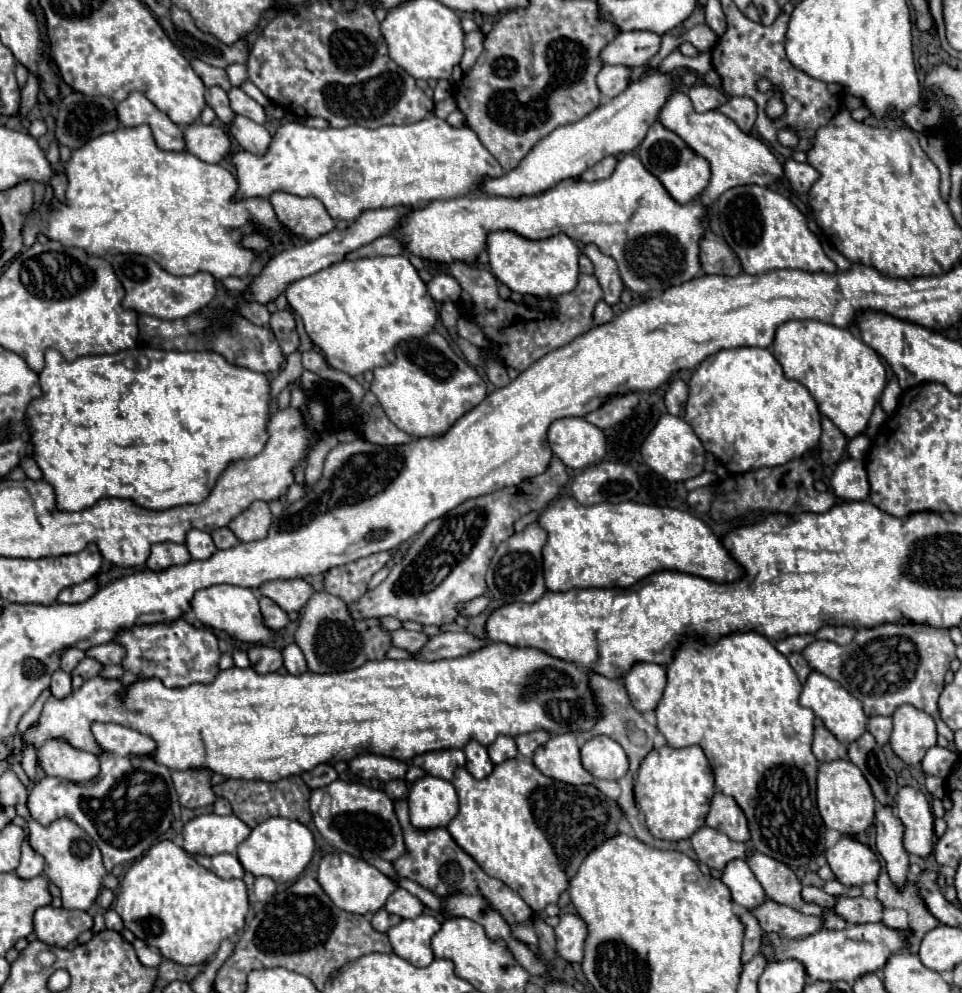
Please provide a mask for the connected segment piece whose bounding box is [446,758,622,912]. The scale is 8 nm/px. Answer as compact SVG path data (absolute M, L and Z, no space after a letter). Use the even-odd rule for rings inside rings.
M516 758L502 762L494 766L492 774L484 780L476 780L466 768L458 768L452 784L460 800L460 810L446 830L488 876L494 876L516 890L534 912L544 912L548 904L558 902L560 892L568 888L570 878L576 874L586 854L604 842L604 838L620 832L618 822L622 818L622 810L614 800L608 800L596 786L570 786L552 780L532 762L522 762Z

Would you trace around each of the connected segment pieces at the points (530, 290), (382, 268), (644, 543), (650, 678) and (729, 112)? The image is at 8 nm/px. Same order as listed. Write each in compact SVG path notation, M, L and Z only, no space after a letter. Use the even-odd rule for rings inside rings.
M498 230L488 234L486 244L488 244L492 274L512 292L550 298L572 292L576 288L580 250L576 242L566 234L556 234L546 240L528 240L516 232Z
M376 256L336 262L316 274L300 278L286 288L290 306L302 316L306 332L314 344L326 354L332 368L342 370L350 376L360 376L366 370L386 366L392 362L392 350L396 342L404 338L420 338L434 328L438 312L436 304L426 292L426 284L420 280L416 268L406 256Z
M560 496L546 506L538 524L548 534L542 566L546 588L552 592L566 592L570 588L628 588L660 570L680 570L716 582L732 582L744 574L720 538L702 520L678 508L638 502L582 506L572 496Z
M636 662L628 670L628 674L624 676L624 686L626 686L626 692L628 692L630 700L632 700L632 706L638 712L654 710L656 708L656 702L660 702L660 694L664 692L664 666L650 664L650 662Z
M728 98L726 104L718 106L724 116L728 116L742 132L750 132L756 120L756 104L752 98Z

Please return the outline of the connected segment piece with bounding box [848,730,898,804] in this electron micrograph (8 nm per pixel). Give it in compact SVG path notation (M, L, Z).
M868 730L848 746L848 758L860 768L860 772L872 786L878 804L892 804L898 792L896 774L888 768L882 748L876 744Z

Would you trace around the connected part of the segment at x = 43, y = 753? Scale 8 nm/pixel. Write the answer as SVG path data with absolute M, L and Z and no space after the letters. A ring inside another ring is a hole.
M62 738L46 740L38 750L38 764L48 776L68 778L70 782L92 780L100 772L96 754L78 750Z

